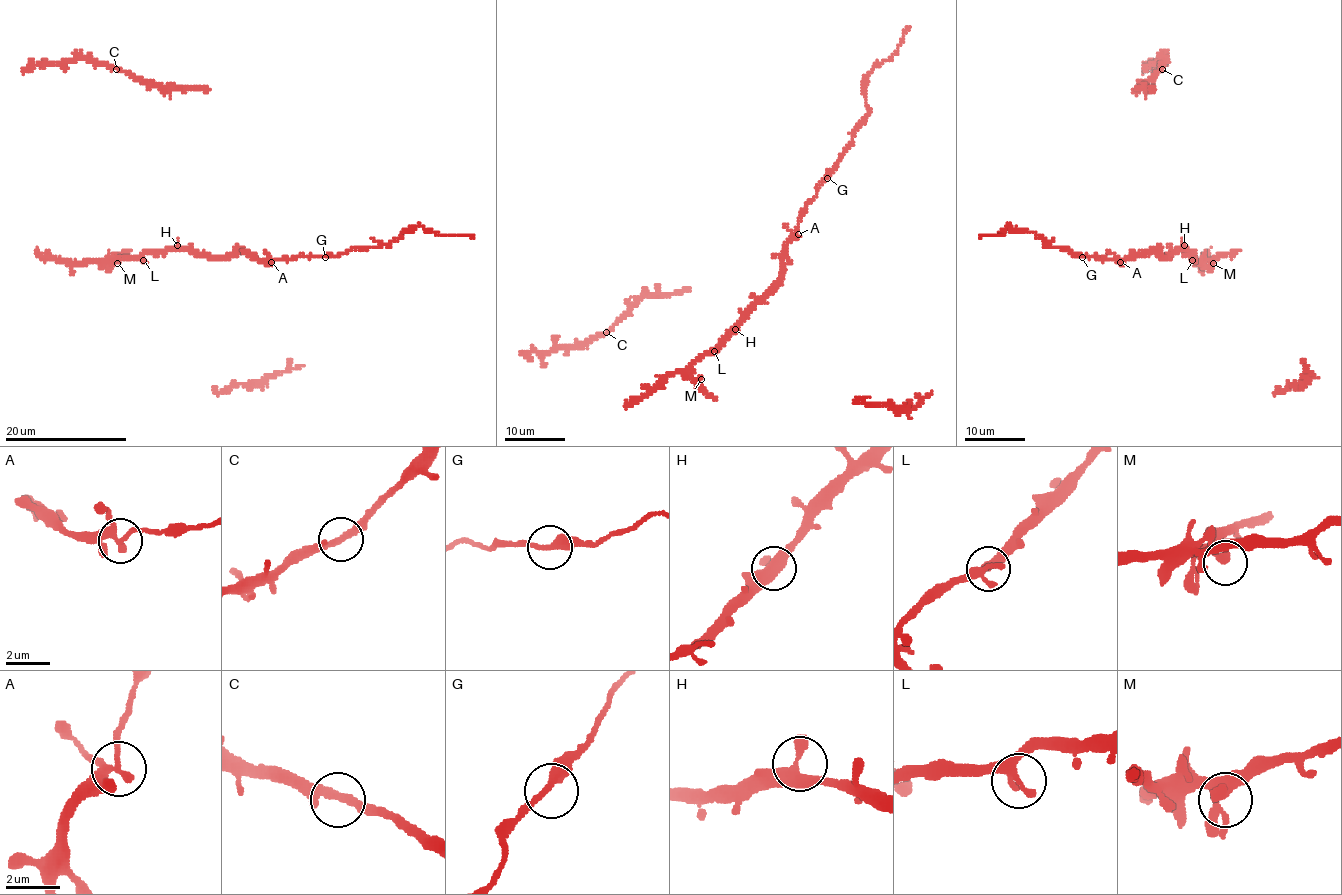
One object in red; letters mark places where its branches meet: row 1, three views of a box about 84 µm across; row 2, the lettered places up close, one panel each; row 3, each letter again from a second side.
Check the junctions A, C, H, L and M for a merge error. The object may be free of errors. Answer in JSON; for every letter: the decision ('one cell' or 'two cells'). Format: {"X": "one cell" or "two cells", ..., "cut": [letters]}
{"A": "two cells", "C": "one cell", "H": "one cell", "L": "one cell", "M": "one cell", "cut": ["A"]}

